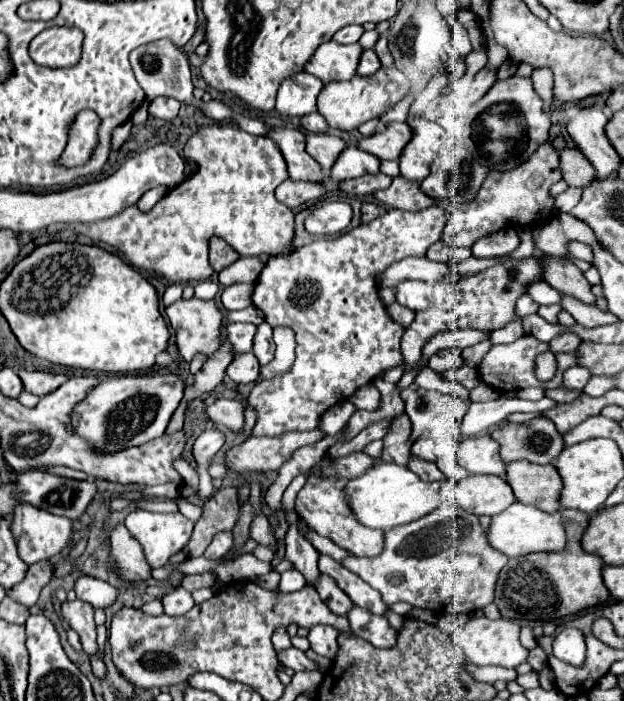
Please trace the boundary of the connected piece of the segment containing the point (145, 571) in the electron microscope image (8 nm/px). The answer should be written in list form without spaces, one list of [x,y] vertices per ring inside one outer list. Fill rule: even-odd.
[[[117,524],[111,532],[111,556],[119,564],[119,572],[127,580],[149,580],[151,566],[145,560],[141,544],[129,534],[123,524]]]

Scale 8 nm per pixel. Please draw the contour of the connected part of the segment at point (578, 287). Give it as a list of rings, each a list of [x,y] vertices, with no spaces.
[[[545,258],[545,282],[551,284],[561,294],[573,296],[583,304],[595,304],[595,294],[591,292],[591,284],[585,280],[583,272],[573,264],[559,258]]]

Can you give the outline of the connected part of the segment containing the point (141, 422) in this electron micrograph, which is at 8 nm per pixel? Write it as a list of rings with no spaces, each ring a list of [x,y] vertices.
[[[121,376],[101,380],[75,408],[71,424],[75,432],[87,440],[97,452],[111,454],[125,448],[143,446],[145,442],[163,436],[169,418],[183,398],[183,382],[169,376]]]

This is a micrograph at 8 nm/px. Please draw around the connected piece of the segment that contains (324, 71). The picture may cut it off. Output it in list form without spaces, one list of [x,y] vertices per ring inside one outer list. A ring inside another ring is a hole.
[[[333,40],[323,42],[311,60],[305,64],[305,72],[317,76],[323,84],[333,80],[349,80],[357,74],[363,48],[359,44],[337,44]]]

